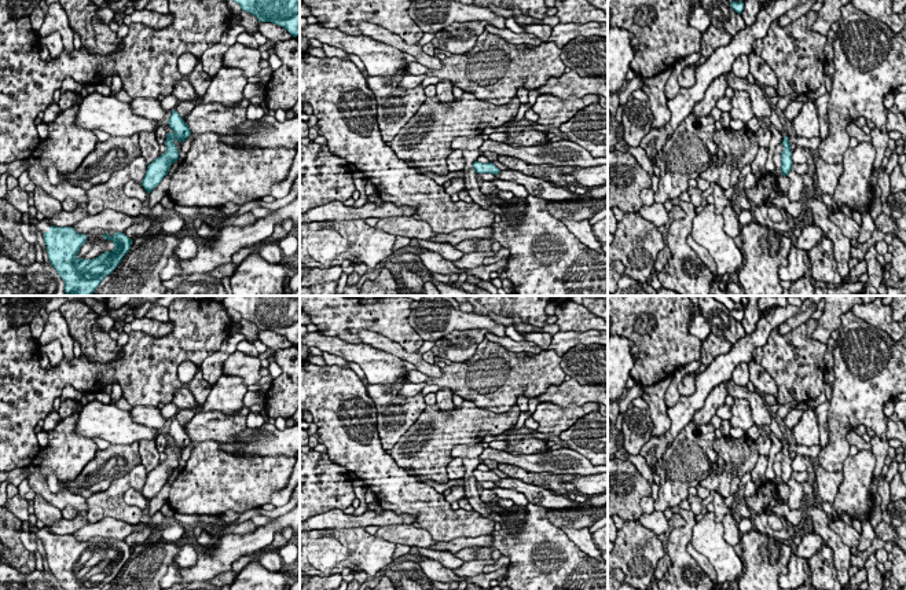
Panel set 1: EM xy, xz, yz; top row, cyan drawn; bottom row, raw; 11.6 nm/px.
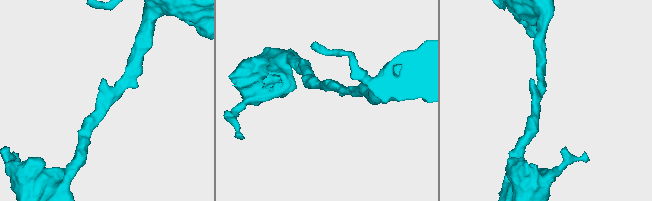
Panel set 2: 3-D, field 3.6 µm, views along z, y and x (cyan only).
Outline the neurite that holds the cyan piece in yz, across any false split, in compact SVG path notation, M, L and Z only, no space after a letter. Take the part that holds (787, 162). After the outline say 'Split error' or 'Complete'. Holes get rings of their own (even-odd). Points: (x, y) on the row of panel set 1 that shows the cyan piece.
M786 135L784 136L784 140L781 144L784 146L784 151L781 154L781 172L782 172L782 176L788 176L793 162L792 162L791 143Z. Complete

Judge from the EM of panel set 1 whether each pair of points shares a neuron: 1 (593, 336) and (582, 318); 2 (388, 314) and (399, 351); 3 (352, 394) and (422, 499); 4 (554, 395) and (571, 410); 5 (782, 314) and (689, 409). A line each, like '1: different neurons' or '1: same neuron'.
1: different neurons
2: different neurons
3: same neuron
4: different neurons
5: same neuron

